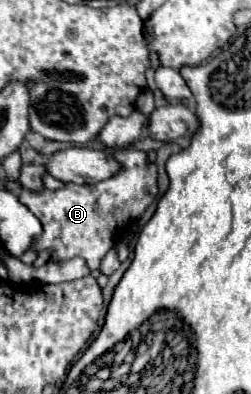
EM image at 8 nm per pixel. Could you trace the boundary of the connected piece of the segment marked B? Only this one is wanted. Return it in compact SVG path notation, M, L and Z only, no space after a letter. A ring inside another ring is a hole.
M123 149L111 153L121 163L121 173L97 185L73 185L67 183L65 189L41 193L21 191L19 201L27 205L31 213L35 213L43 223L43 235L33 243L33 251L43 251L47 247L53 249L51 259L71 259L83 257L89 269L99 269L105 253L115 245L115 237L121 229L129 227L155 199L157 195L157 169L153 163L147 163L147 155L143 151ZM105 235L111 239L105 241ZM103 237L103 241L99 241Z

